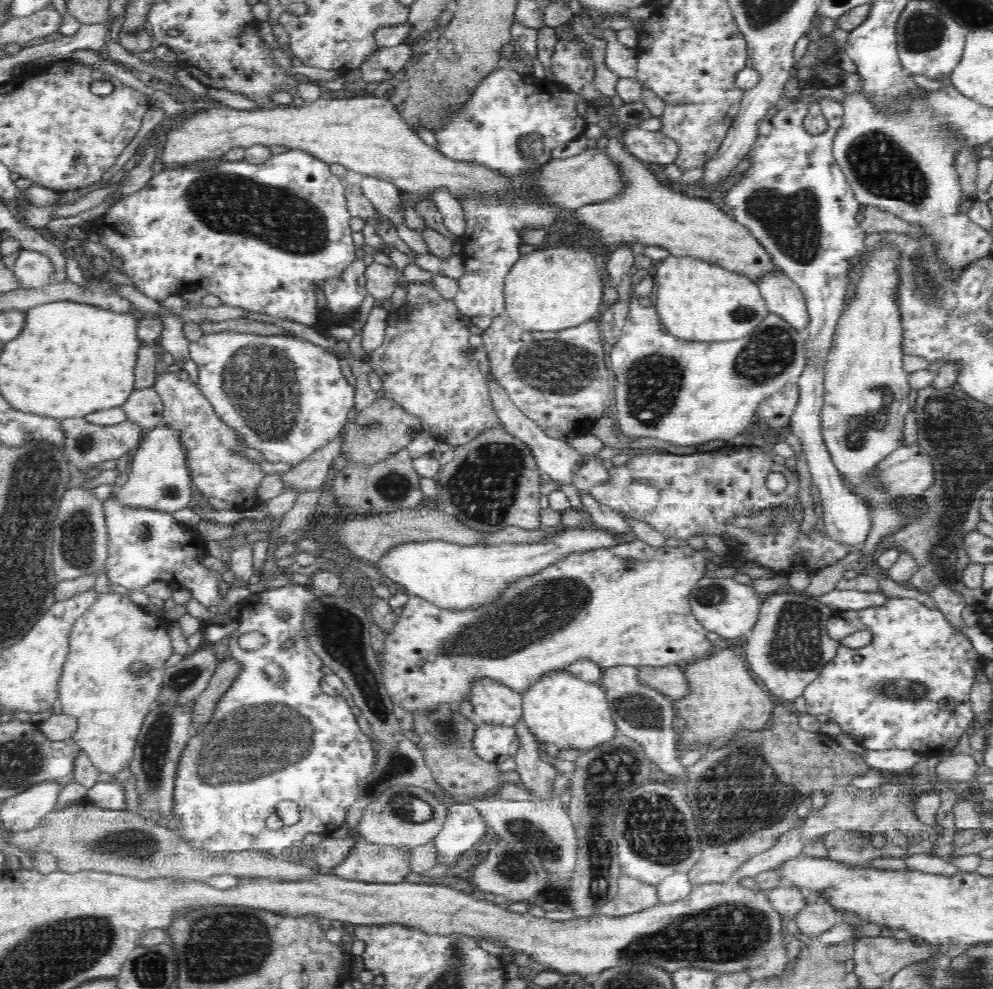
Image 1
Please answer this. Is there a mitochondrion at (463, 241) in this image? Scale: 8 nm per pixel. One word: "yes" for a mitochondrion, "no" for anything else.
no

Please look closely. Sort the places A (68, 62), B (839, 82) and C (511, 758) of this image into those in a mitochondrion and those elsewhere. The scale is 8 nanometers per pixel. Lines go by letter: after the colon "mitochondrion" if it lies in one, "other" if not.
A: other
B: other
C: other

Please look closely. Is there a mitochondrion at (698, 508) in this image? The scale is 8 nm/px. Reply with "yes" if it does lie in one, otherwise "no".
no

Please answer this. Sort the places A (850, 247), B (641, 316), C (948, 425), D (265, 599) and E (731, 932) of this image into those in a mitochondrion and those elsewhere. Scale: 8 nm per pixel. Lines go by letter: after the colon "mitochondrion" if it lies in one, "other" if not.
A: other
B: other
C: mitochondrion
D: other
E: mitochondrion

